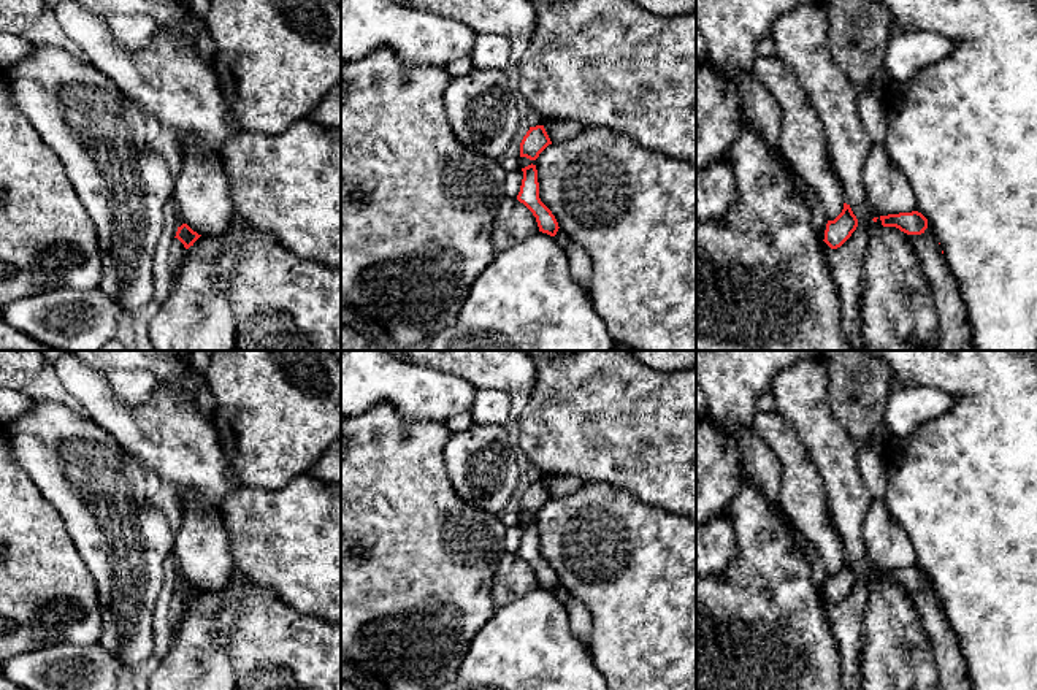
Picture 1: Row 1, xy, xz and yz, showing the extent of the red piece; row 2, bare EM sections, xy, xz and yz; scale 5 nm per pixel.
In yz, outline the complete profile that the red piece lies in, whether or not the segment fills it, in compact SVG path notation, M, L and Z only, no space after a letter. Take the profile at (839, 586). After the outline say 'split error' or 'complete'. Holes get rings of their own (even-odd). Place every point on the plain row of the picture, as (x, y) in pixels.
M844 558L842 568L834 576L828 576L823 596L831 604L837 604L851 592L856 582L856 571L853 569L850 560Z; complete

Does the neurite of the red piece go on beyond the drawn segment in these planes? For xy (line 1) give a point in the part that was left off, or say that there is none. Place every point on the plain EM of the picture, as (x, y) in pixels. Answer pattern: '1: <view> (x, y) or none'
1: none

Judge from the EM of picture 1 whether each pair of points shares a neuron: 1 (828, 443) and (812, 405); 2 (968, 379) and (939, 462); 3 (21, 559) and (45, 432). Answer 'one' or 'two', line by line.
1: one
2: one
3: two

